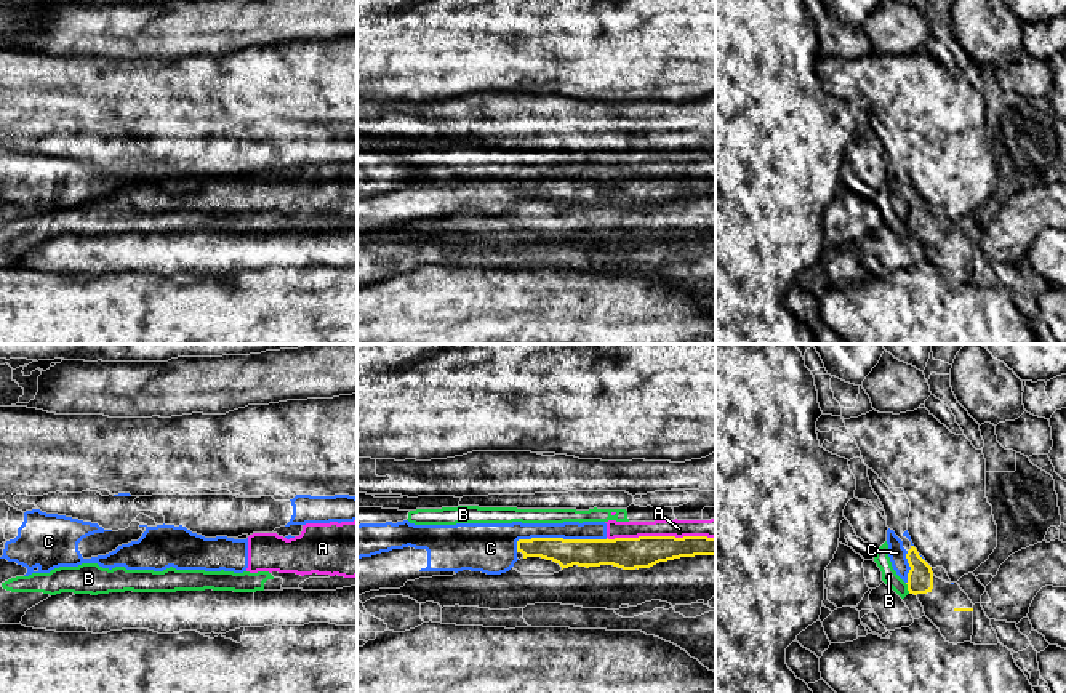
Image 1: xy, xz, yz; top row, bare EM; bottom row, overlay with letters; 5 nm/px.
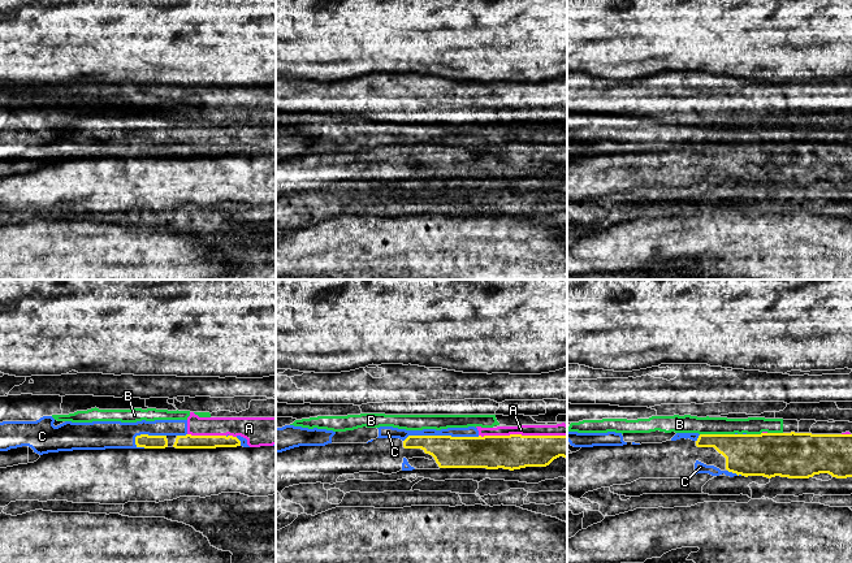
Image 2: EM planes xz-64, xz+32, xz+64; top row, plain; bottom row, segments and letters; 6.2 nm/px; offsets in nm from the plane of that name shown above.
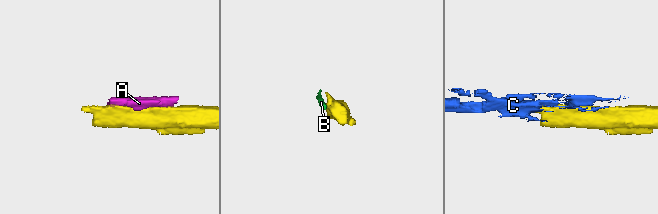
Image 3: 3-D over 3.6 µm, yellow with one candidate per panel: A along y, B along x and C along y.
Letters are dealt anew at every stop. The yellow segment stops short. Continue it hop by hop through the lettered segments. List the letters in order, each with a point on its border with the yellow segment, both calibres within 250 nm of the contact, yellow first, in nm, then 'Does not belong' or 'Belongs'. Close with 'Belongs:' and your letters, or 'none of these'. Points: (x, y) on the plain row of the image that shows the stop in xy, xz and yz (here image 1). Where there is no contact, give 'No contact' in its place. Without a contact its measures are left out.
A: Touches yellow at xz (660, 178). Thickness 160 nm (yellow) against 90 nm. Does not belong
B: Touches yellow at yz (908, 229). Thickness 130 nm (yellow) against 80 nm. Does not belong
C: Touches yellow at xz (557, 180). Thickness 140 nm (yellow) against 120 nm. Does not belong
Belongs: none of these

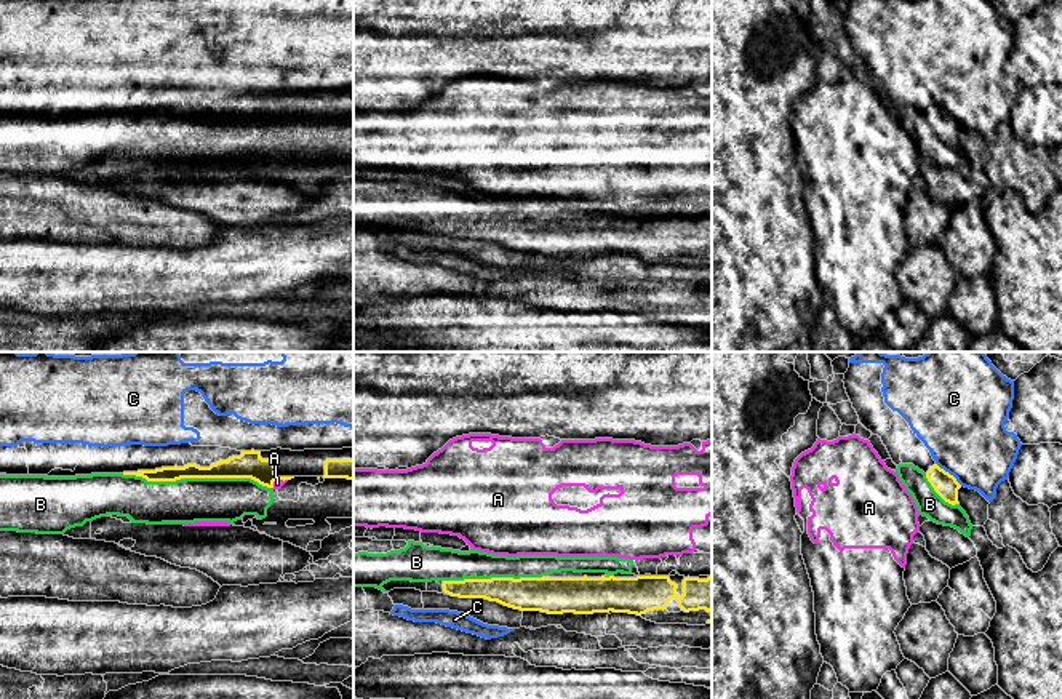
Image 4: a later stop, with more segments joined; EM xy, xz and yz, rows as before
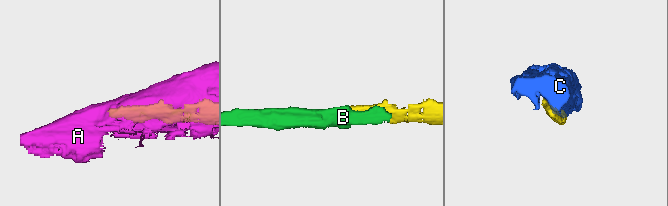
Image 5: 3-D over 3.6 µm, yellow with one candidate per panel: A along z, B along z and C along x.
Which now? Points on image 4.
A: Touches yellow at xy (277, 120). Thickness 140 nm (yellow) against 50 nm. Does not belong
B: Touches yellow at xz (493, 219). Thickness 180 nm (yellow) against 160 nm. Belongs
C: Touches yellow at yz (947, 114). Thickness 120 nm (yellow) against 420 nm. Does not belong
Belongs: B

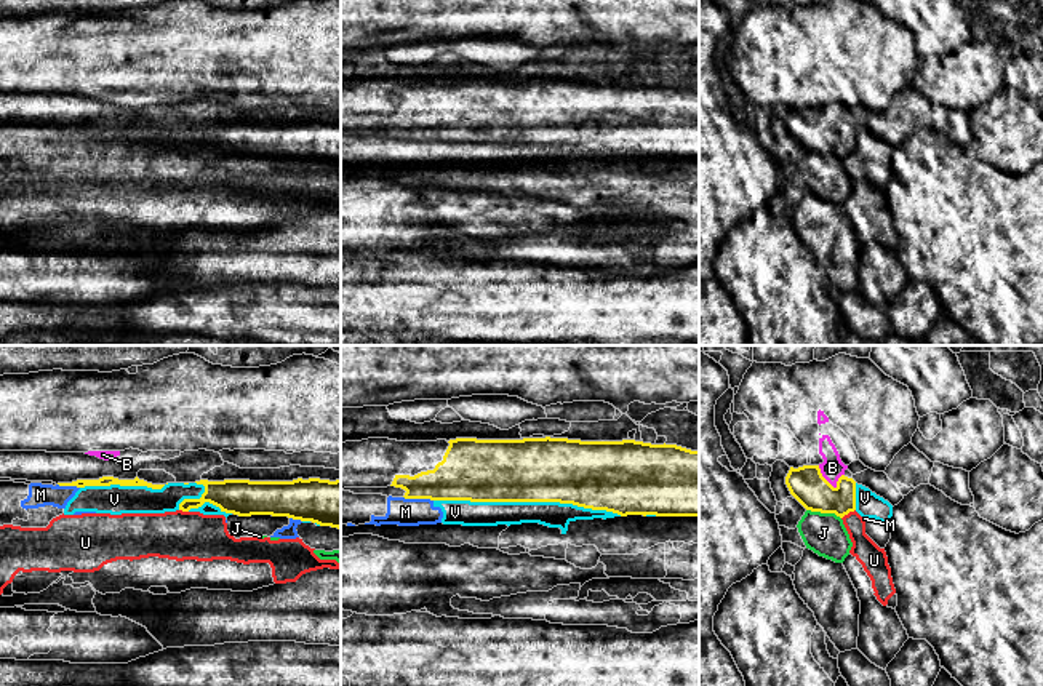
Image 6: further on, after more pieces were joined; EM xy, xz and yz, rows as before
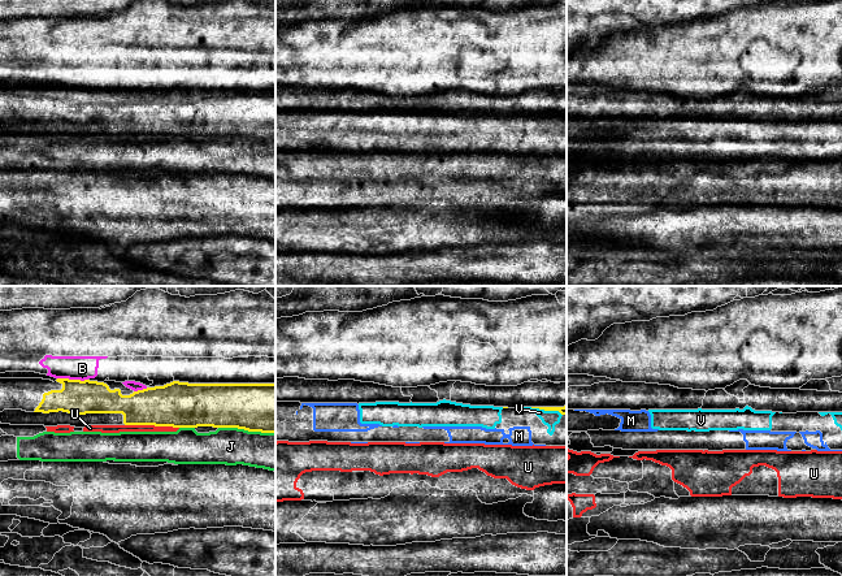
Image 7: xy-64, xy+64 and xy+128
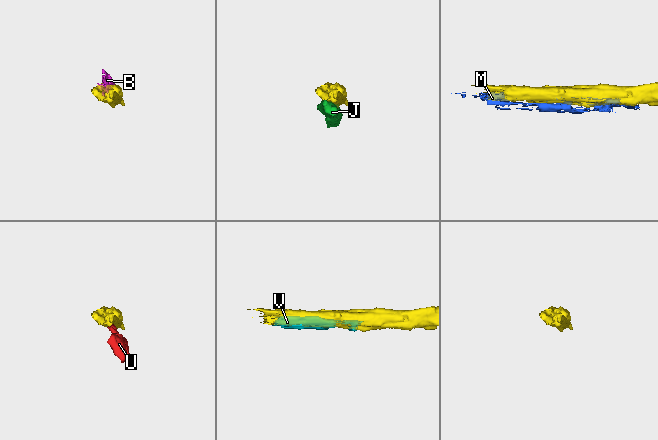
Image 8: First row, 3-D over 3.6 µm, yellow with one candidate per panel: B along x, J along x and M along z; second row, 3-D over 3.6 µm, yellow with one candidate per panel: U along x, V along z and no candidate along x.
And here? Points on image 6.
B: Touches yellow at yz (823, 119). Thickness 180 nm (yellow) against 120 nm. Belongs
J: Touches yellow at yz (824, 154). Thickness 180 nm (yellow) against 200 nm. Does not belong
M: Touches yellow at xz (418, 139). Thickness 240 nm (yellow) against 140 nm. Does not belong
U: Touches yellow at yz (848, 154). Thickness 180 nm (yellow) against 120 nm. Does not belong
V: Touches yellow at xz (528, 143). Thickness 320 nm (yellow) against 130 nm. Does not belong
Belongs: B

